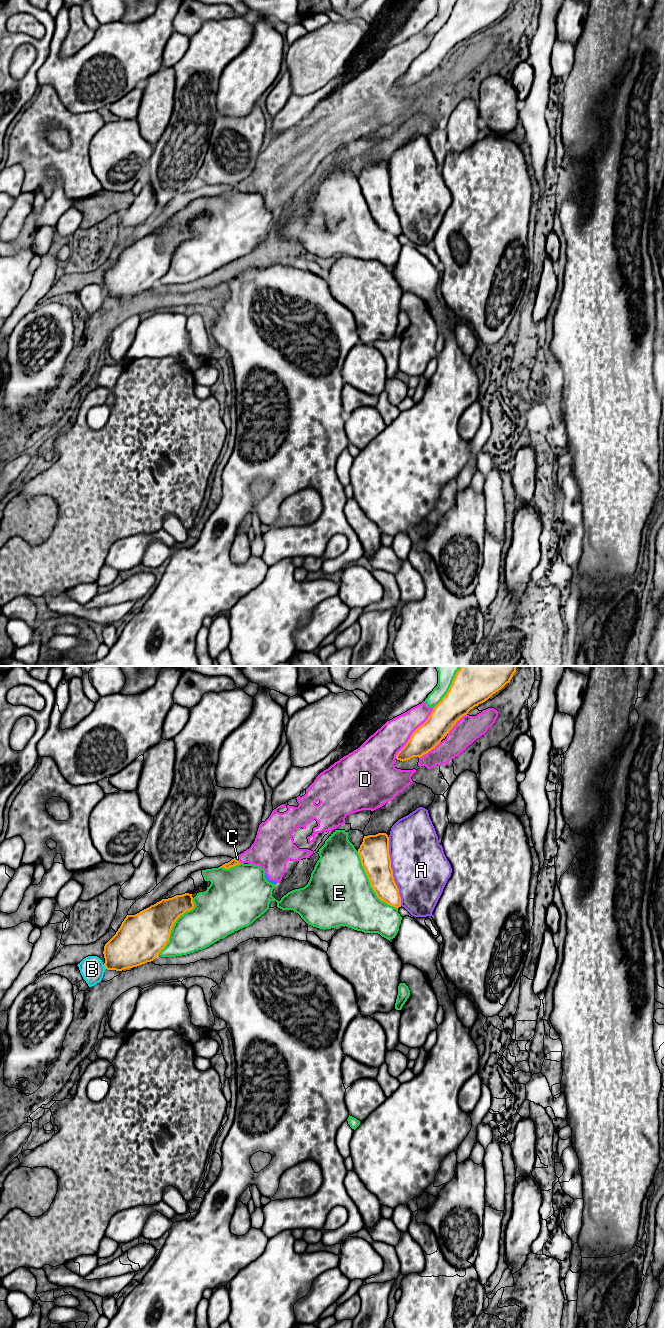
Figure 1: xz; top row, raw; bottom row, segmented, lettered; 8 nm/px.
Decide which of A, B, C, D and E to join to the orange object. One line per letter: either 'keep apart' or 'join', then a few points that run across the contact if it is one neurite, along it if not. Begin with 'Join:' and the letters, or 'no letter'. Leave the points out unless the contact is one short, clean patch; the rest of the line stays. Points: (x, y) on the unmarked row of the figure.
Join: no letter
A: keep apart
B: keep apart
C: keep apart; line xz (234, 186), (239, 190)
D: keep apart
E: keep apart

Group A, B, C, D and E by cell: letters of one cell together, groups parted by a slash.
A / B / C D / E

